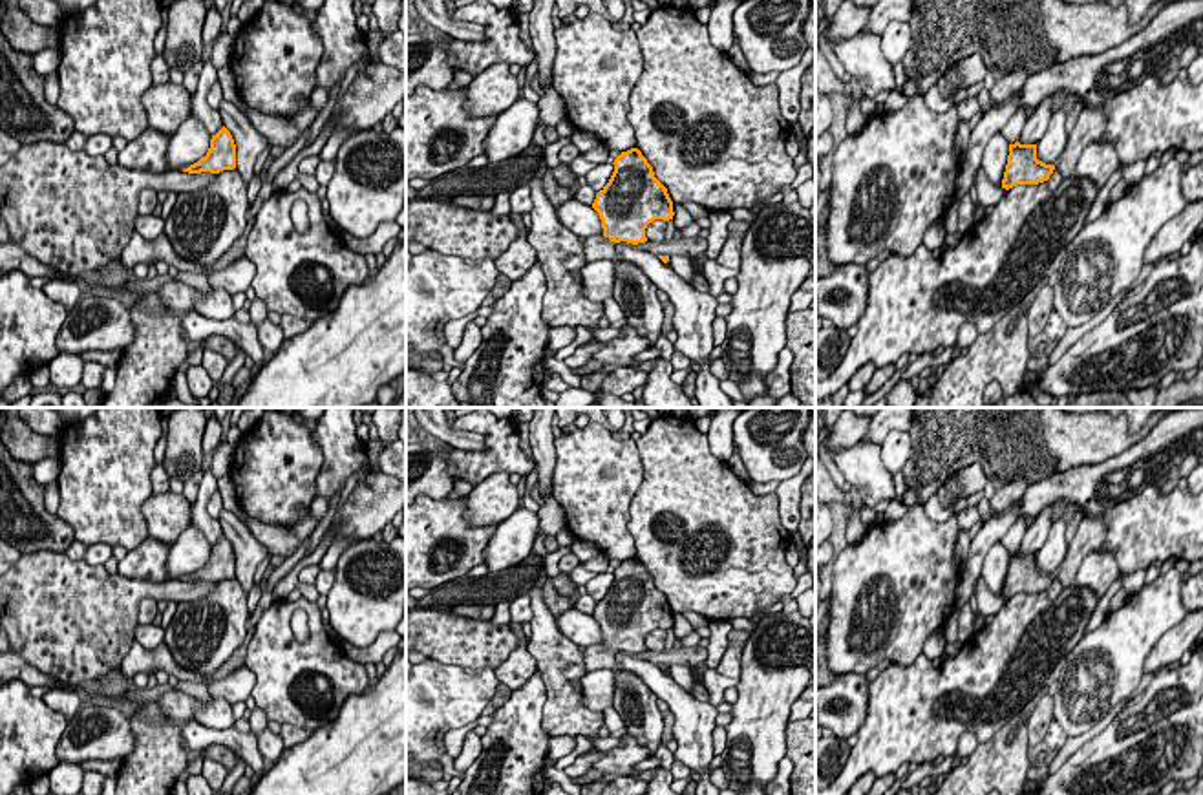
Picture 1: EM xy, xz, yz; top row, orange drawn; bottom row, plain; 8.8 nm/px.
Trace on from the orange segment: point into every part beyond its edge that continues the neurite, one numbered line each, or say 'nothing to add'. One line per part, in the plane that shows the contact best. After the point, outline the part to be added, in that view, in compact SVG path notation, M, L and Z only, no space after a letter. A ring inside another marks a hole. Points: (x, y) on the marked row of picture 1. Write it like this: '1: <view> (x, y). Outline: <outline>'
1: xz (596, 247). Outline: M591 236L583 239L583 250L587 261L614 260L616 245L605 236Z

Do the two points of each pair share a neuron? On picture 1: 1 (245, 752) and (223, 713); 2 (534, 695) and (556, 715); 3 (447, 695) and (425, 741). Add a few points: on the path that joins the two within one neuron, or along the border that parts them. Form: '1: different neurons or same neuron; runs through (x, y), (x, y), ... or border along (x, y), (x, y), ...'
1: different neurons; border along (194, 720), (211, 728), (233, 728)
2: different neurons; border along (536, 669), (545, 691), (542, 728), (549, 735)
3: same neuron; runs through (436, 706), (425, 717), (425, 730)

